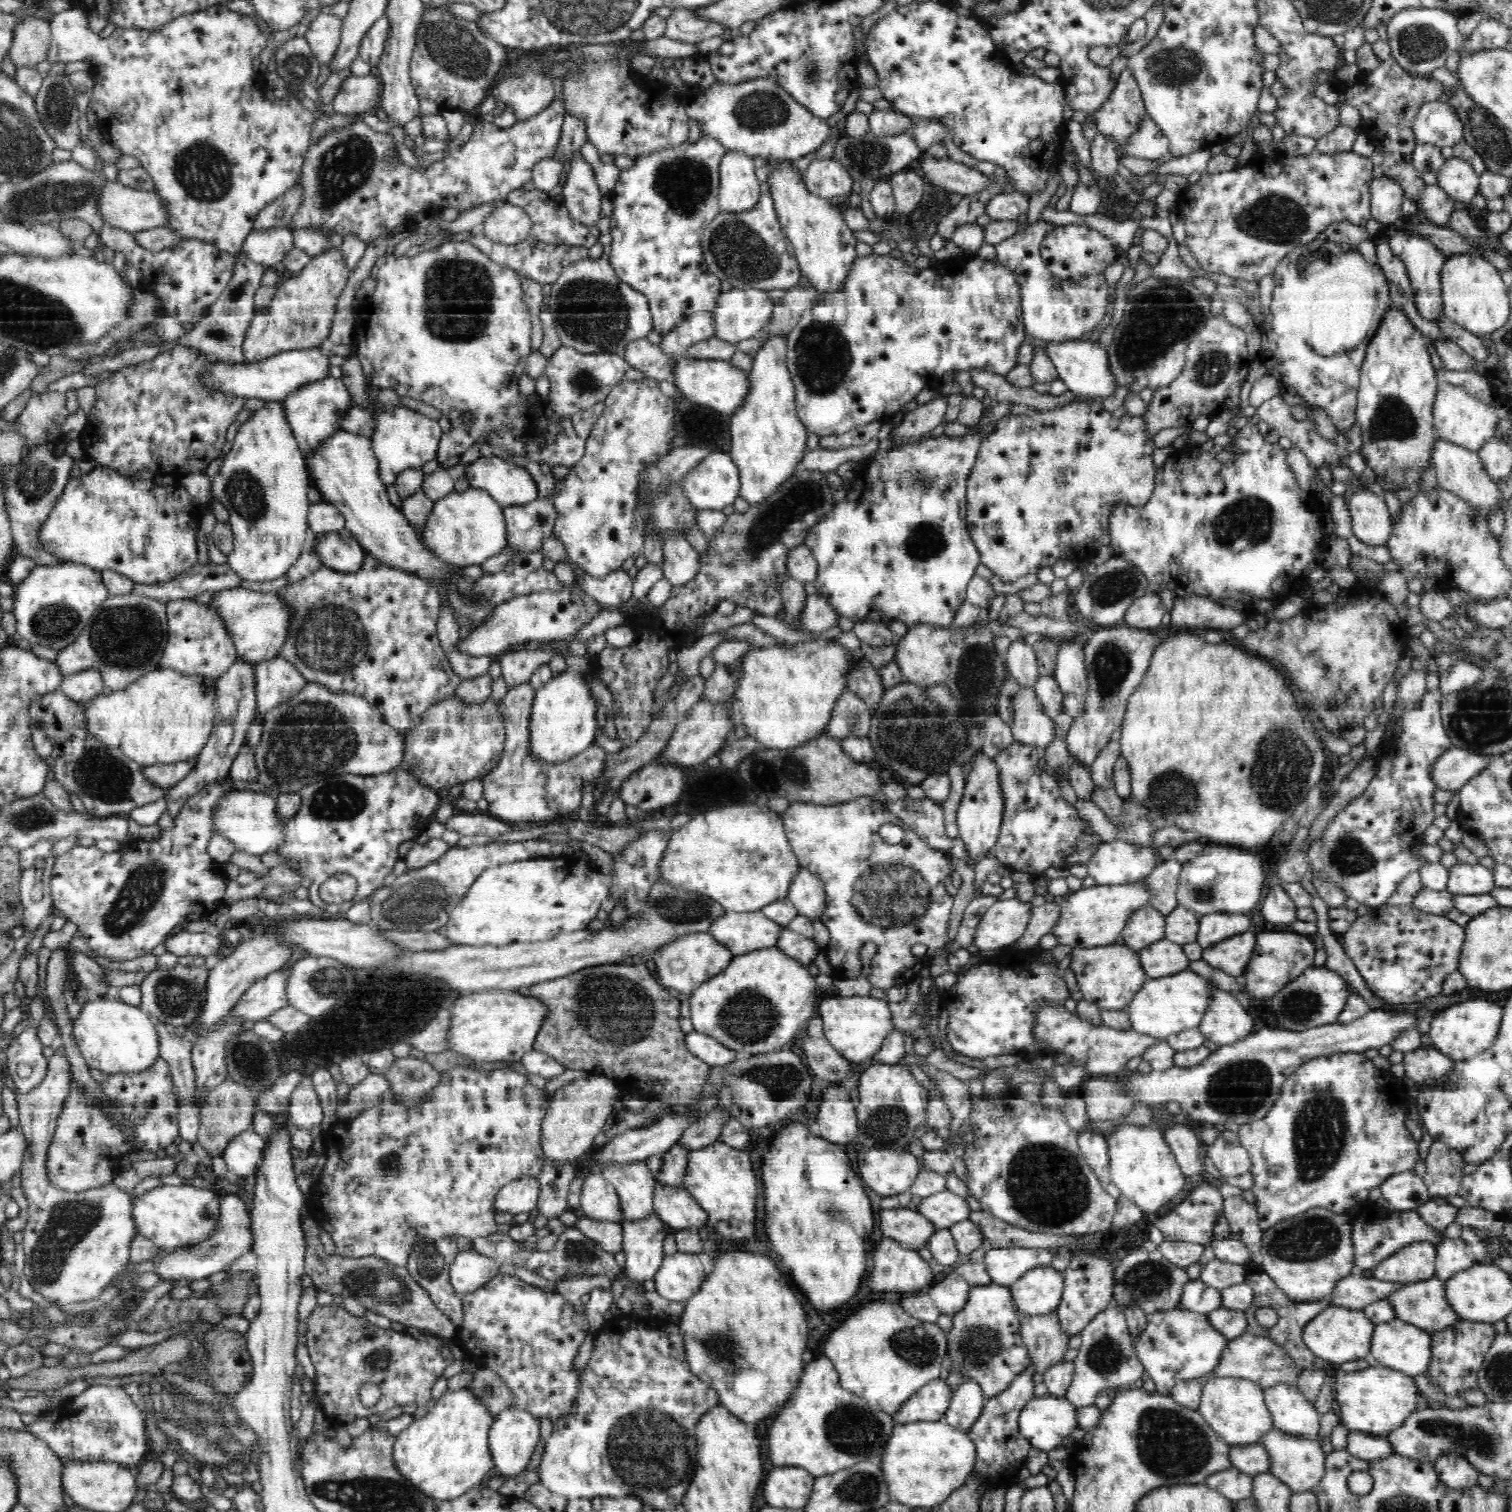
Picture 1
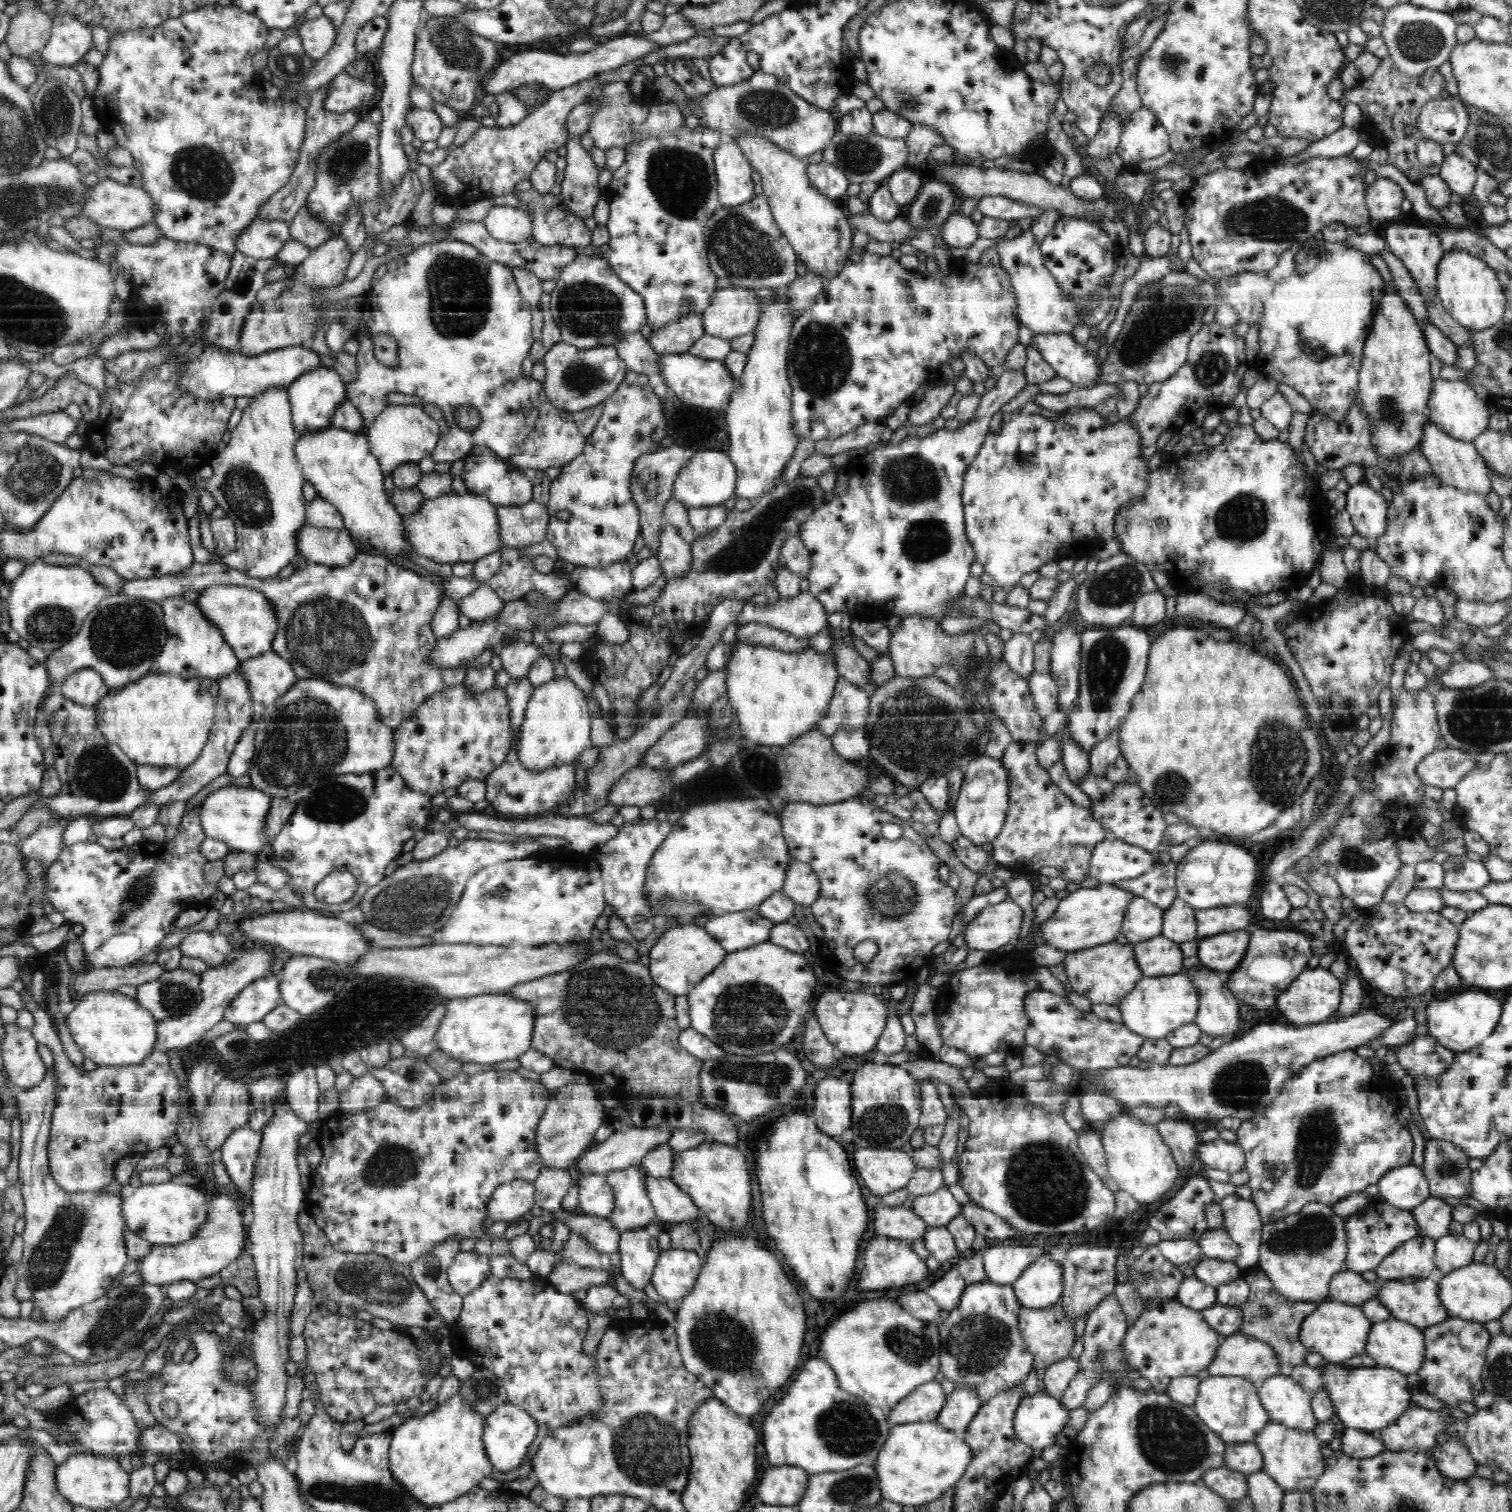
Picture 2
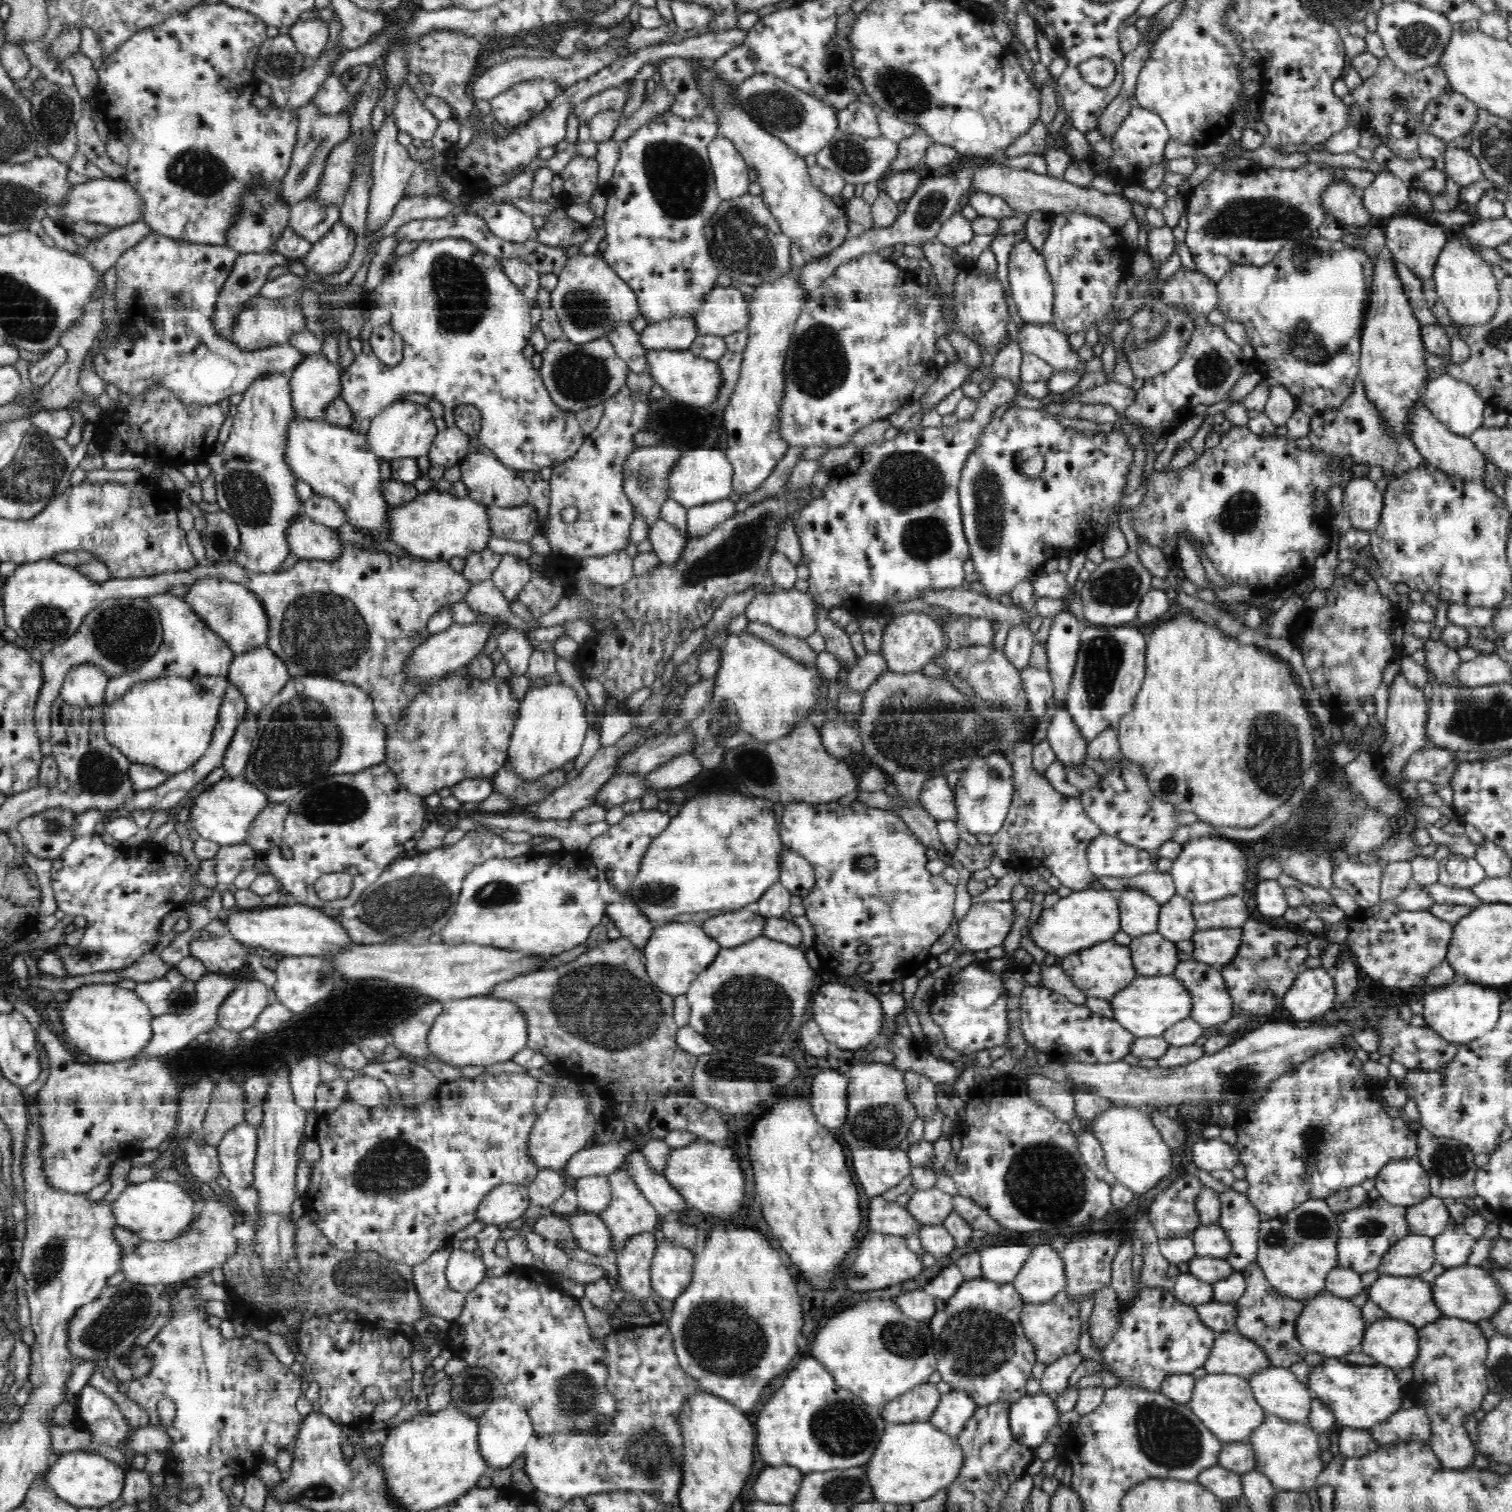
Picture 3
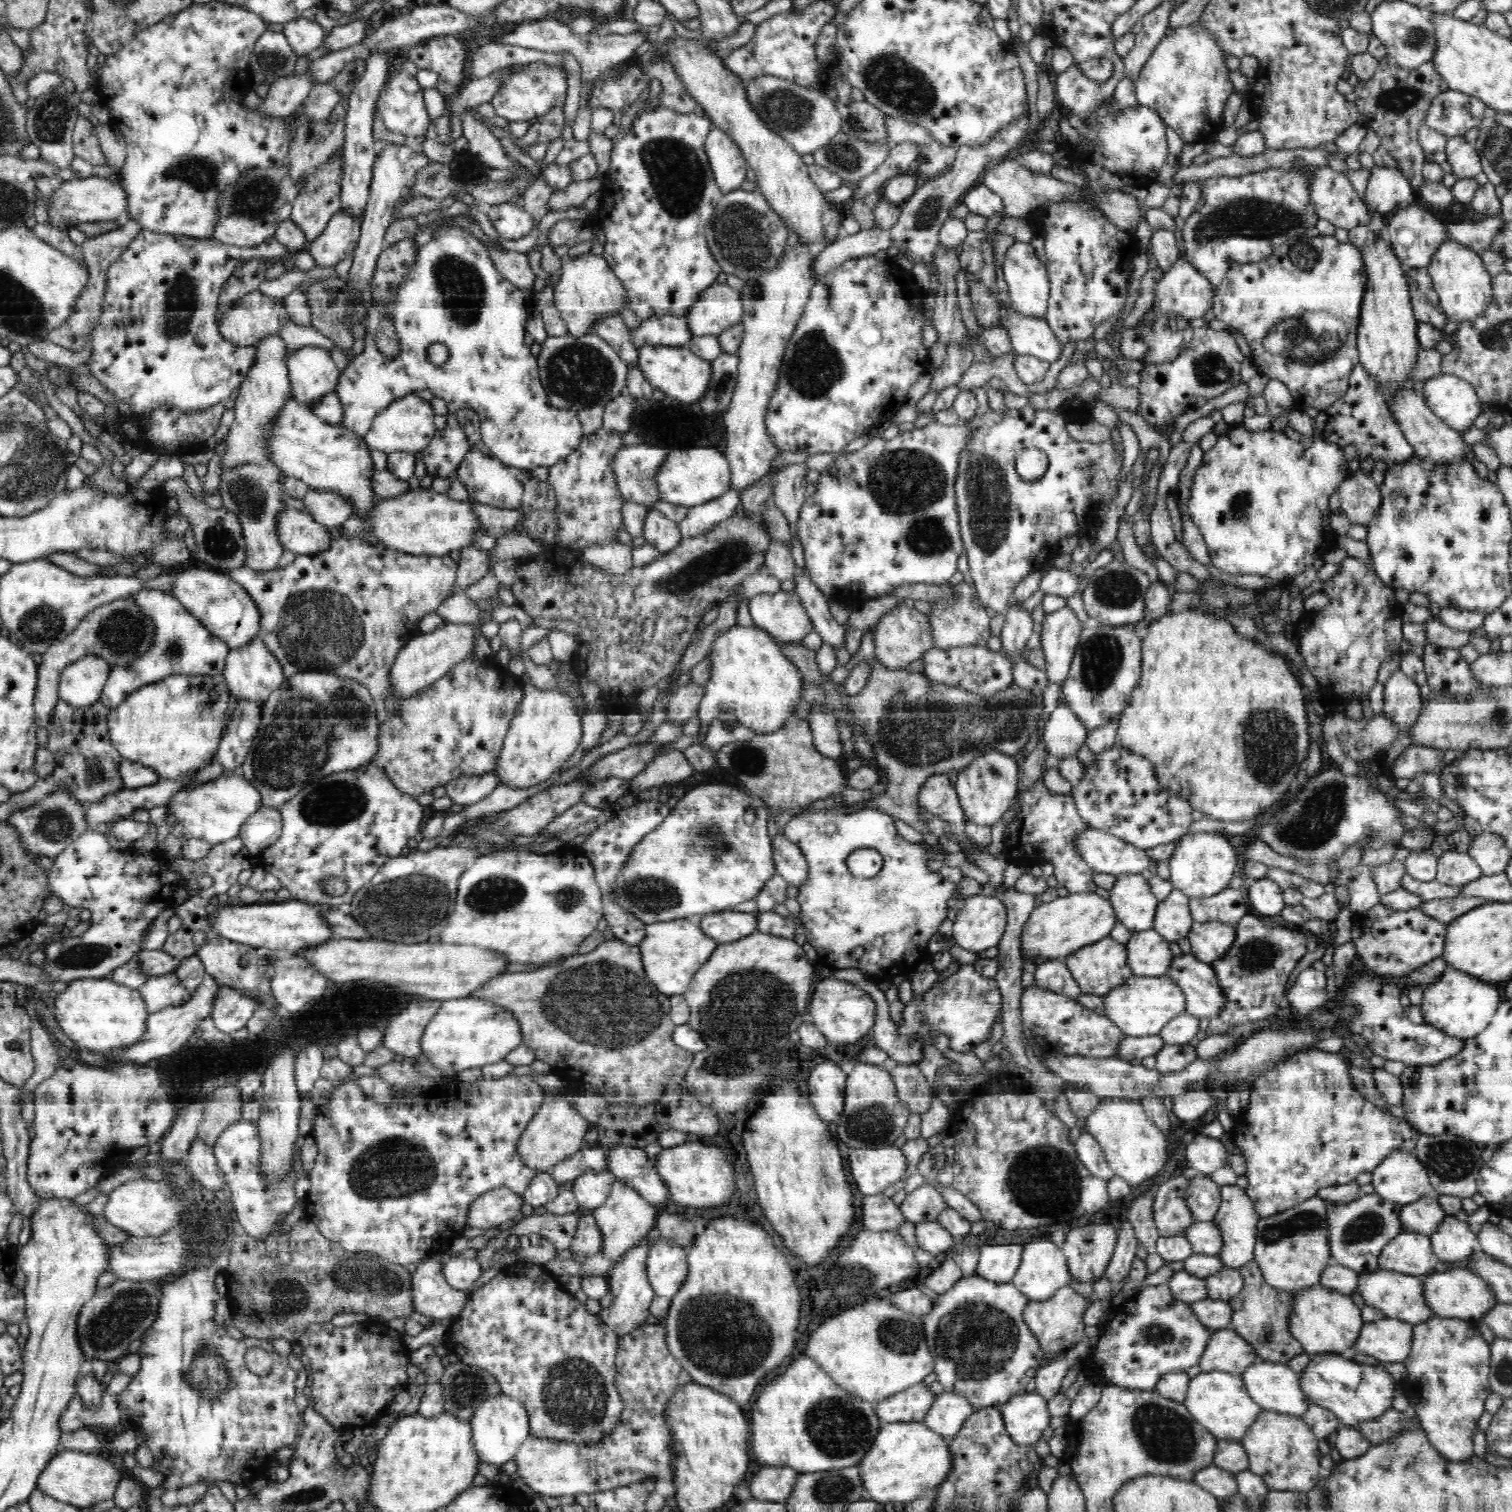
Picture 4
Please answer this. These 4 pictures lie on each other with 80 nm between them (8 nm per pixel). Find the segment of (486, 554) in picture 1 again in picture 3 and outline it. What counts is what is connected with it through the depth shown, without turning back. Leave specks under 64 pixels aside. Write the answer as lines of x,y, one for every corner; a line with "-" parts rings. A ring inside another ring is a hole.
438,490
419,494
410,504
391,506
390,535
406,552
422,559
444,559
454,556
468,558
474,553
487,550
490,544
491,527
488,506
471,497
456,497

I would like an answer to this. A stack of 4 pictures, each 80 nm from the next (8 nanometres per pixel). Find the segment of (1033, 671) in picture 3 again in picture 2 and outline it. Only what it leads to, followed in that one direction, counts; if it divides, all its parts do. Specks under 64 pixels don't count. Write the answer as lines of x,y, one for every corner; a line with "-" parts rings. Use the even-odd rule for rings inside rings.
1034,671
1027,678
1030,694
1036,705
1036,713
1044,718
1056,711
1060,711
1058,701
1059,690
1054,678
1048,673

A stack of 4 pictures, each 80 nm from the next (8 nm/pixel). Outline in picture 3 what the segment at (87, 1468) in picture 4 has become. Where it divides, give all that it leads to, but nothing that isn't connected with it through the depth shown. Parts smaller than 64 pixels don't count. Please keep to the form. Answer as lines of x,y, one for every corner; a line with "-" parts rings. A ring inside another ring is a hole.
89,1450
61,1453
52,1459
50,1468
46,1472
48,1485
62,1500
69,1502
72,1506
98,1509
122,1497
124,1481
128,1474
128,1470
122,1470
118,1464

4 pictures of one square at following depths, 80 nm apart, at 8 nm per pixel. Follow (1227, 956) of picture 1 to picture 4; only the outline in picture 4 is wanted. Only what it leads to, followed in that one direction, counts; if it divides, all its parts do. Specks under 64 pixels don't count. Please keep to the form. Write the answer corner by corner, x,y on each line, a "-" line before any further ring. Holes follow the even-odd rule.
1192,923
1187,938
1191,944
1191,954
1198,960
1212,964
1235,942
1236,927
1226,923

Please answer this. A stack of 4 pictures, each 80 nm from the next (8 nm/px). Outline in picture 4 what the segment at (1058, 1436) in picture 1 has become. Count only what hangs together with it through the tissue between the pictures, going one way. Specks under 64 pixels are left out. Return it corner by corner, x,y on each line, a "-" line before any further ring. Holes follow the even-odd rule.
1036,1391
1014,1395
998,1407
1002,1409
1008,1436
1019,1445
1038,1442
1050,1424
1047,1399

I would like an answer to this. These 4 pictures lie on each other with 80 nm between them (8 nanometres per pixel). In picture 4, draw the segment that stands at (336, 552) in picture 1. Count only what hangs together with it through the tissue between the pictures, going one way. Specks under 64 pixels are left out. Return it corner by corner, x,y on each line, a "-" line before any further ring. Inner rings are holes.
289,507
287,511
279,516
278,537
283,547
297,554
317,553
326,550
333,541
330,537
332,529
316,522
310,513
304,513

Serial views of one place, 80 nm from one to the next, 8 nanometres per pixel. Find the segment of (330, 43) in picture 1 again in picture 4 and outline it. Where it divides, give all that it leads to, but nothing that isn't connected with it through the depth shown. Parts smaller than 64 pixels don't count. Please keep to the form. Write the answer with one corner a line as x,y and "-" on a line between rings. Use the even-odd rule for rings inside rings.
303,16
282,26
282,33
286,35
292,50
304,56
322,46
326,36
320,24

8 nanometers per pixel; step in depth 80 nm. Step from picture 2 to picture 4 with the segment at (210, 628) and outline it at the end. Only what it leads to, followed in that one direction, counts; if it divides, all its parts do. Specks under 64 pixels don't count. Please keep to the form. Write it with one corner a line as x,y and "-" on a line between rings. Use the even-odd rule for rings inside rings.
144,589
131,599
148,618
153,620
155,633
151,647
146,653
135,658
128,667
111,666
106,684
99,702
114,709
126,700
134,690
172,675
208,675
214,676
223,672
229,653
229,646
212,634
188,609
169,592
155,589

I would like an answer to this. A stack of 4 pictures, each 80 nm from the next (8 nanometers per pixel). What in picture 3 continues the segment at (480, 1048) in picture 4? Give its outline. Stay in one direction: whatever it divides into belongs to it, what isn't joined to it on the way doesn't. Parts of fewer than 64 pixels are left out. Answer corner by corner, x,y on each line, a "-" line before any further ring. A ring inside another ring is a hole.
488,995
471,996
463,999
443,1001
443,1012
436,1018
428,1036
430,1052
446,1064
462,1068
480,1066
511,1060
522,1048
527,1046
527,1019
524,1009
512,1000

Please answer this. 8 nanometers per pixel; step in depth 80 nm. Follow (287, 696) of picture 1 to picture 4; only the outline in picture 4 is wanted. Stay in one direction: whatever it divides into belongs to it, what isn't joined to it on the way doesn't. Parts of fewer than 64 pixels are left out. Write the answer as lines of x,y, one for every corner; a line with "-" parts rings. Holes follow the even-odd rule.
258,637
252,639
246,647
229,649
222,673
233,696
242,700
252,700
260,706
263,706
272,691
286,680
279,660

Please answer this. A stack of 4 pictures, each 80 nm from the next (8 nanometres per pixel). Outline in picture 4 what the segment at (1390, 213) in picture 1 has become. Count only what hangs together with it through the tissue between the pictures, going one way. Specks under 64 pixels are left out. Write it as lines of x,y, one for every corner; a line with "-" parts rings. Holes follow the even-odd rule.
1376,165
1368,174
1365,200
1371,210
1383,215
1396,212
1399,204
1412,203
1417,197
1410,181
1396,168

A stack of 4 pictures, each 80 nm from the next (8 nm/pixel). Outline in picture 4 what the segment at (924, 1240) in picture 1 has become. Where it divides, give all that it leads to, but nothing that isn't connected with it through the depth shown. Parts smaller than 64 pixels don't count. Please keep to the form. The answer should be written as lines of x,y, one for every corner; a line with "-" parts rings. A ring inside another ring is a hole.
883,1193
864,1196
862,1200
864,1229
874,1232
896,1231
906,1223
900,1208

